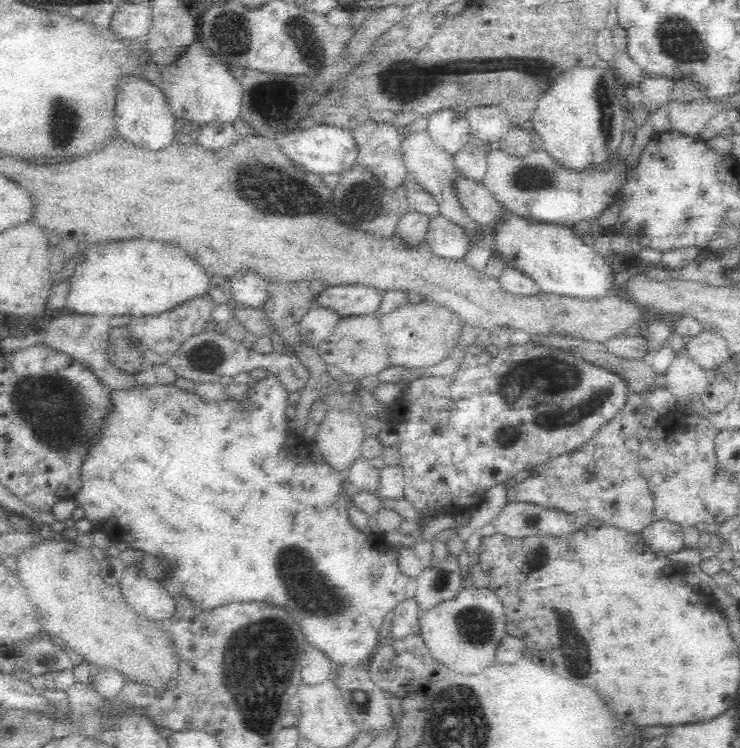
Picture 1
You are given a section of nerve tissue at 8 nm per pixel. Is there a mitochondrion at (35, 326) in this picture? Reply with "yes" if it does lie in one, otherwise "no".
no

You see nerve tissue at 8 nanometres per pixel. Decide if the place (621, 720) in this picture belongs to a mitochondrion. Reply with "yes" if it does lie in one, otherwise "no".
no

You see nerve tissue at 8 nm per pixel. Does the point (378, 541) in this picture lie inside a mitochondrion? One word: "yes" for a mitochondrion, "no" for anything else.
no

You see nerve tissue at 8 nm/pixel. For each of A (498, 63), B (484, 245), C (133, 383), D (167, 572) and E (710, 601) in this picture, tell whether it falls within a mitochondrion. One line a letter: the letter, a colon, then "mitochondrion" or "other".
A: other
B: other
C: other
D: other
E: other

